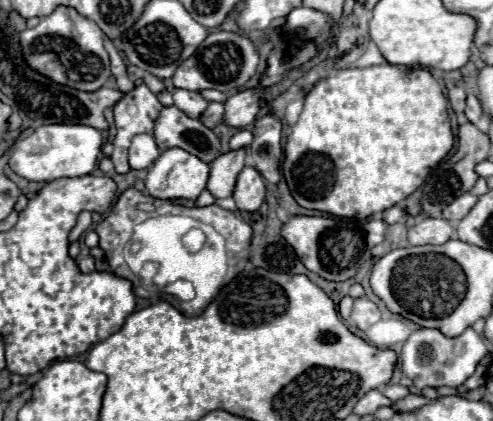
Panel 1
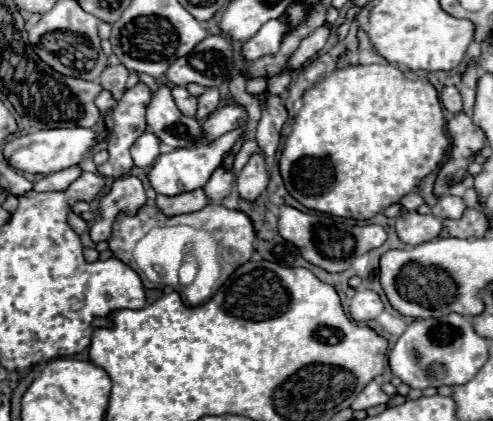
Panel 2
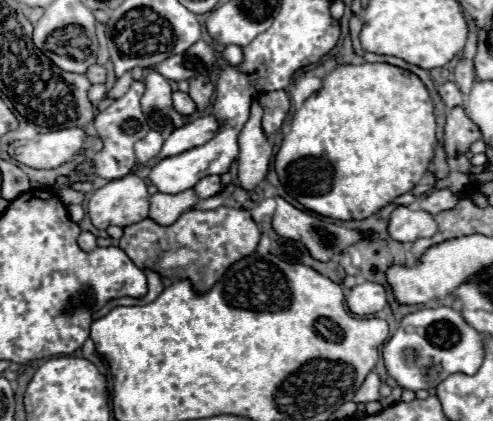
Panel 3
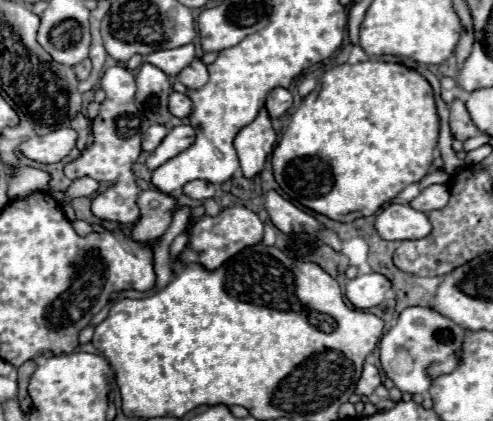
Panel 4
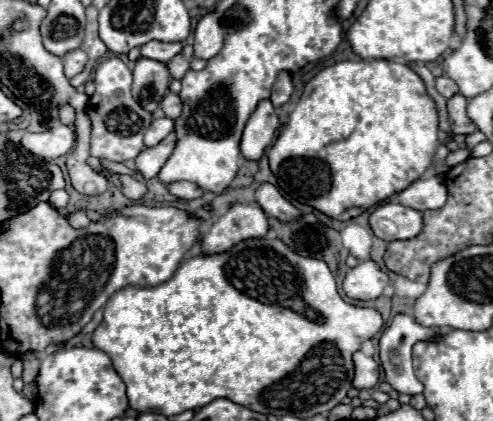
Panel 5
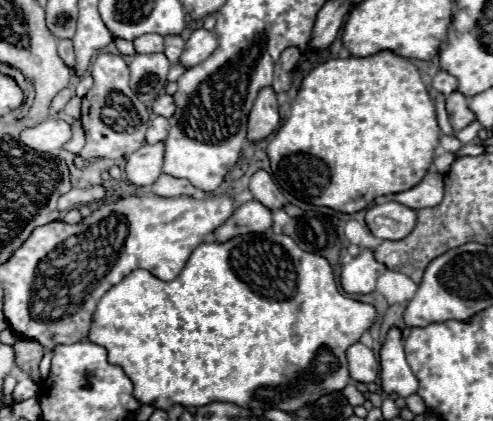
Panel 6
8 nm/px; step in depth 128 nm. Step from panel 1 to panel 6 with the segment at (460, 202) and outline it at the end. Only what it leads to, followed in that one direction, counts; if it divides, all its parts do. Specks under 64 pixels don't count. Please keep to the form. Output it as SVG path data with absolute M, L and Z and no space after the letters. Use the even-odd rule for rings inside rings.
M430 168L428 174L422 178L422 182L416 184L414 188L390 196L390 200L400 202L412 210L432 208L432 206L440 204L442 198L444 198L444 178L434 168Z

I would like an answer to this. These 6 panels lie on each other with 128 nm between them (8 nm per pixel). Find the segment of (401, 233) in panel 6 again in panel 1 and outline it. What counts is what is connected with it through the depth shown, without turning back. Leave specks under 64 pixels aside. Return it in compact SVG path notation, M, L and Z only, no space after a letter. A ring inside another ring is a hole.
M424 218L408 230L408 240L414 246L422 244L444 244L454 238L454 224L444 218Z

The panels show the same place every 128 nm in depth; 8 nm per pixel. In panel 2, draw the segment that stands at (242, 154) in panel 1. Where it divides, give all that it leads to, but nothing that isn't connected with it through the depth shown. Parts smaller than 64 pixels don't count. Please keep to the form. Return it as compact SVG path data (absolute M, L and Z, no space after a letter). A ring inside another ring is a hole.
M226 166L216 168L216 172L212 172L210 180L204 186L206 196L214 202L222 202L224 198L230 196L230 192L234 188L234 178L236 178L236 174L232 170L228 170Z

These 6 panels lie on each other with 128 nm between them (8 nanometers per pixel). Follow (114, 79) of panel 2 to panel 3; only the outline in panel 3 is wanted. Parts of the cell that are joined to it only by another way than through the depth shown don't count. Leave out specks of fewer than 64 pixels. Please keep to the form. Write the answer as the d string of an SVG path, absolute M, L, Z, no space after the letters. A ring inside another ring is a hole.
M92 66L90 70L88 70L88 80L92 82L92 84L104 84L106 82L106 68L104 66Z

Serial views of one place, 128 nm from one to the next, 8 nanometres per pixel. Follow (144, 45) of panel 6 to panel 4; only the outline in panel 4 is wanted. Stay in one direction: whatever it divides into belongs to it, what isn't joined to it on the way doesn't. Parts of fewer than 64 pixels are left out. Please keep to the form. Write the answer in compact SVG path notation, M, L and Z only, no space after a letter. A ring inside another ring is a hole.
M186 44L186 46L174 48L174 50L160 50L160 52L146 56L146 60L150 64L154 64L156 68L160 68L164 74L168 74L172 78L178 76L188 64L192 64L194 58L196 58L194 44Z

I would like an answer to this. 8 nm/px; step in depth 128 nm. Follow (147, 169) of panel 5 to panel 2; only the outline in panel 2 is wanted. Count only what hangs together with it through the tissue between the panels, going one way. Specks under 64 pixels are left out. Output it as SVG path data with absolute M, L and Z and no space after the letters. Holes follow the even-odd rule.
M226 104L204 120L204 136L210 142L230 130L246 126L246 122L248 122L248 112L242 104Z

